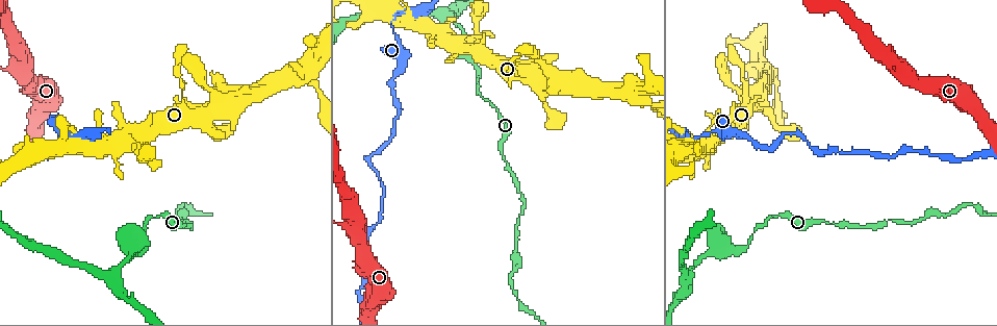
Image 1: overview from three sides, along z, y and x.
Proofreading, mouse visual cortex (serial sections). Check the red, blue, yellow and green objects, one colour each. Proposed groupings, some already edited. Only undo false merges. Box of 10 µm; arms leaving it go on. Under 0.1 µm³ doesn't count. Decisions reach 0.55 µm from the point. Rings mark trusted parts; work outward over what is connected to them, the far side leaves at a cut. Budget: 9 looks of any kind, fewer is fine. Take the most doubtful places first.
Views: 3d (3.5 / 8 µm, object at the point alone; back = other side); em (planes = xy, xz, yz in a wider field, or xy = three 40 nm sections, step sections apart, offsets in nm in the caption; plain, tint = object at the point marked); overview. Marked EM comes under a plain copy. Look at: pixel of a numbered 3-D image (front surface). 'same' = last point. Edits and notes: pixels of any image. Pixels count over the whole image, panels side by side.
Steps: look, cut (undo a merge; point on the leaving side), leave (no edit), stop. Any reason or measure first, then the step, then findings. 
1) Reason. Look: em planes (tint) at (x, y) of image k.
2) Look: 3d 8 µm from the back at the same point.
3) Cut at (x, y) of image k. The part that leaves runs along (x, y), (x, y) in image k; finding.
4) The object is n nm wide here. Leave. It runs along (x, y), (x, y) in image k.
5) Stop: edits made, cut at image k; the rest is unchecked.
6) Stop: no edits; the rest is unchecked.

Abrupt turn. Look: 3d 3.5 µm at (371, 158) of image 1.

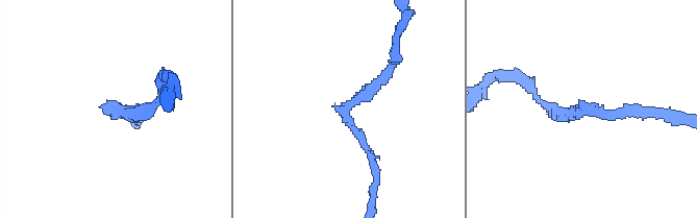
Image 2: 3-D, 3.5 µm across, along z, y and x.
The arms are 150, 150 nm wide. Look: em planes (tint) at (344, 111) of image 2.

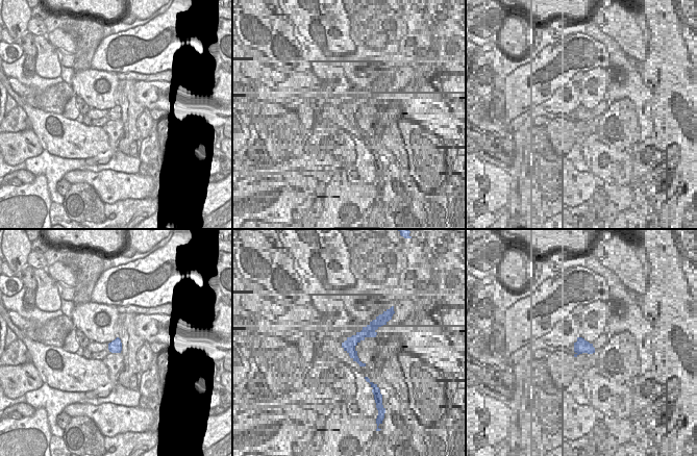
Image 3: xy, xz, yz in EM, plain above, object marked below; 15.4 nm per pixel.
The object is 190 nm wide here. Leave. It runs along (394, 64), (346, 108), (374, 170) in image 2; all the same cell.

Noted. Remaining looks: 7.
Look: em xy step 1 (tint) at (356, 226) of image 1.

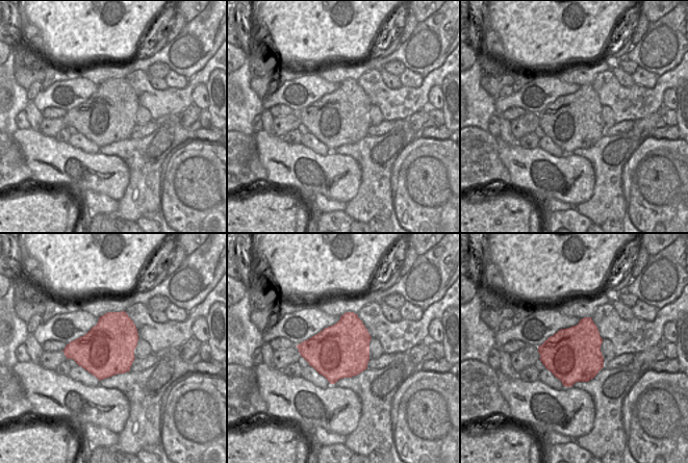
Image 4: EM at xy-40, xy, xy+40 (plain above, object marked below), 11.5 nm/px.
Look: 3d 3.5 µm at the same point.

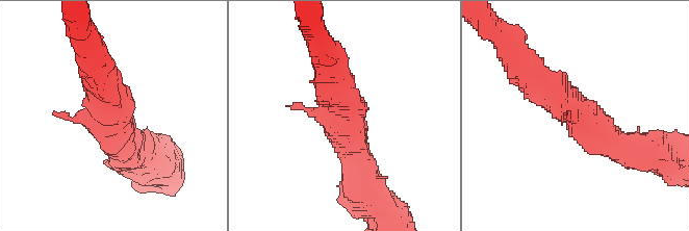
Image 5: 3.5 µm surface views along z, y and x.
Leave. It runs along (631, 152), (583, 123), (530, 72) in image 5; all the same cell.

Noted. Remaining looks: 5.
Sudden change in width. Look: 3d 3.5 µm at (741, 249) of image 1.

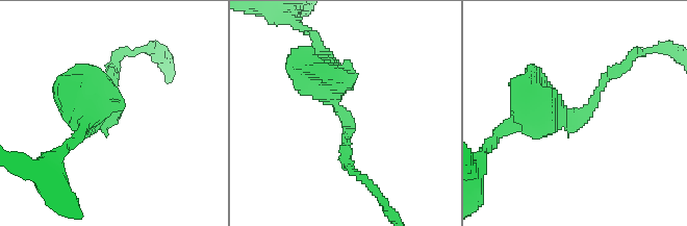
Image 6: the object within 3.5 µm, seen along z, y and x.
Shape alone is not enough. Look: em xy step 1 (tint) at (575, 112) of image 6.

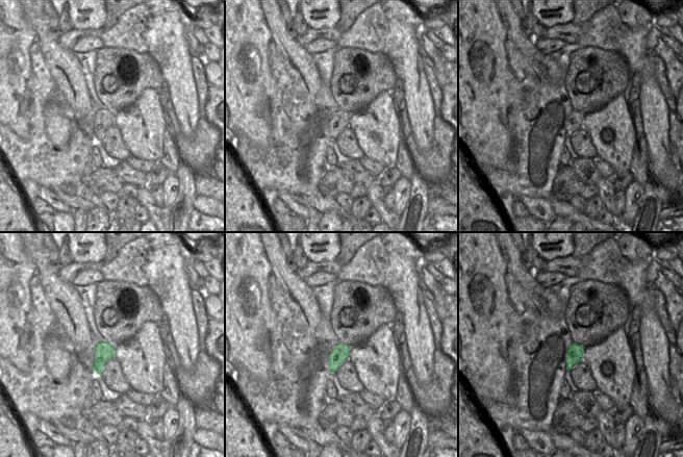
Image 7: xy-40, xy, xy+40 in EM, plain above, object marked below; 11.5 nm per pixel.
Leave. It runs along (618, 68), (586, 112), (546, 106), (523, 126) in image 6; all the same cell.

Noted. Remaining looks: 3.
Thick turns thin. Look: 3d 3.5 µm at (440, 17) of image 1.

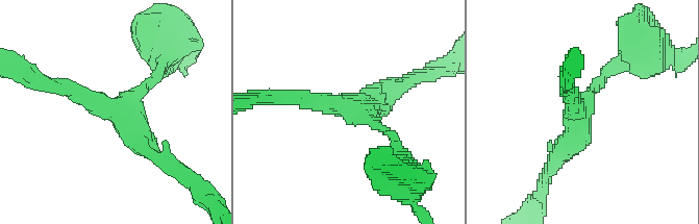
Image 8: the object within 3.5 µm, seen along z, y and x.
Now the EM. Look: em planes (tint) at (121, 109) of image 8.

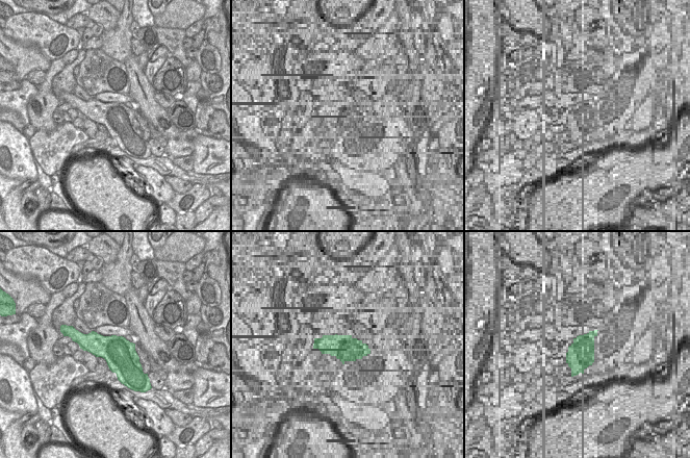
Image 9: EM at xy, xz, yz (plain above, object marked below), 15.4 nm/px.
3 arms meet here. Leave. It runs along (395, 145), (353, 109), (290, 99) in image 8; one cell here.

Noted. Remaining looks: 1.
Stop: no edits; the rest is unchecked.

